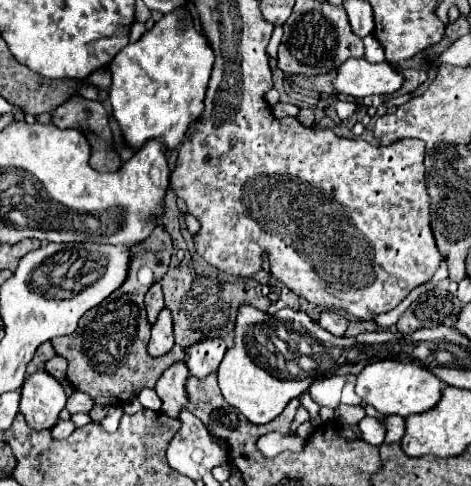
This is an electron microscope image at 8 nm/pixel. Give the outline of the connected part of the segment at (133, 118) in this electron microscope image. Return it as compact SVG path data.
M175 8L137 42L127 44L109 66L113 74L109 102L125 142L139 150L147 140L163 138L167 150L175 148L185 138L189 124L203 112L213 64L213 48L207 36L197 30L189 8Z

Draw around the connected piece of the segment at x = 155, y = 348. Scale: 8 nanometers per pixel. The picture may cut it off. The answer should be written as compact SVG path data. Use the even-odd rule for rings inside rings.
M163 308L157 316L157 322L153 324L151 330L151 340L149 340L149 354L151 356L163 356L173 348L173 318L167 308Z

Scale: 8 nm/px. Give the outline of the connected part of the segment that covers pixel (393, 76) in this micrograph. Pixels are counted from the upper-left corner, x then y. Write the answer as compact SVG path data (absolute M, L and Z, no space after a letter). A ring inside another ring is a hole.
M365 58L347 60L333 78L333 88L339 94L365 98L373 94L387 94L399 90L403 76L387 62L369 64Z

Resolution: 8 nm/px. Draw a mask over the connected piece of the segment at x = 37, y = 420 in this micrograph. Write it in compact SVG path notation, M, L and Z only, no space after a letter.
M39 368L35 374L27 376L21 388L21 414L33 430L51 428L57 422L57 414L63 410L65 400L67 396L59 380Z

